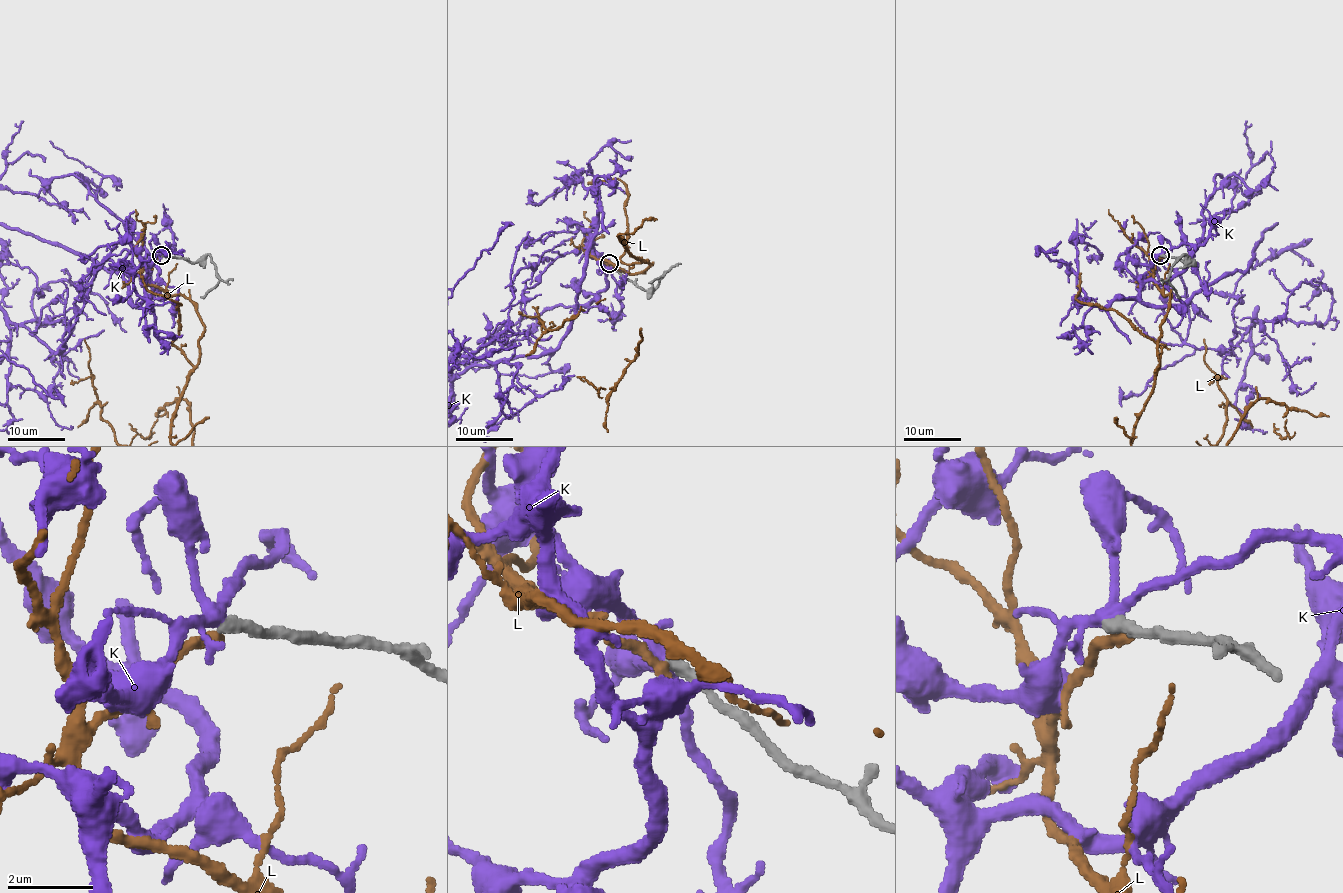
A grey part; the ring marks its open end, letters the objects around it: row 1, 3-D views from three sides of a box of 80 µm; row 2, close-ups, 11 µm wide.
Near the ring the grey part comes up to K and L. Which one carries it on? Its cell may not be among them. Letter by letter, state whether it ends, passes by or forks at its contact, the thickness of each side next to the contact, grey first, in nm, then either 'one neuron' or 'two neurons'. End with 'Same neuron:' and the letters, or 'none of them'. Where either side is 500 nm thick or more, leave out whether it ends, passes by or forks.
K: it forks; calibres 320 and 260 nm; two neurons
L: it ends; calibres 320 and 280 nm; two neurons
Same neuron: none of them

